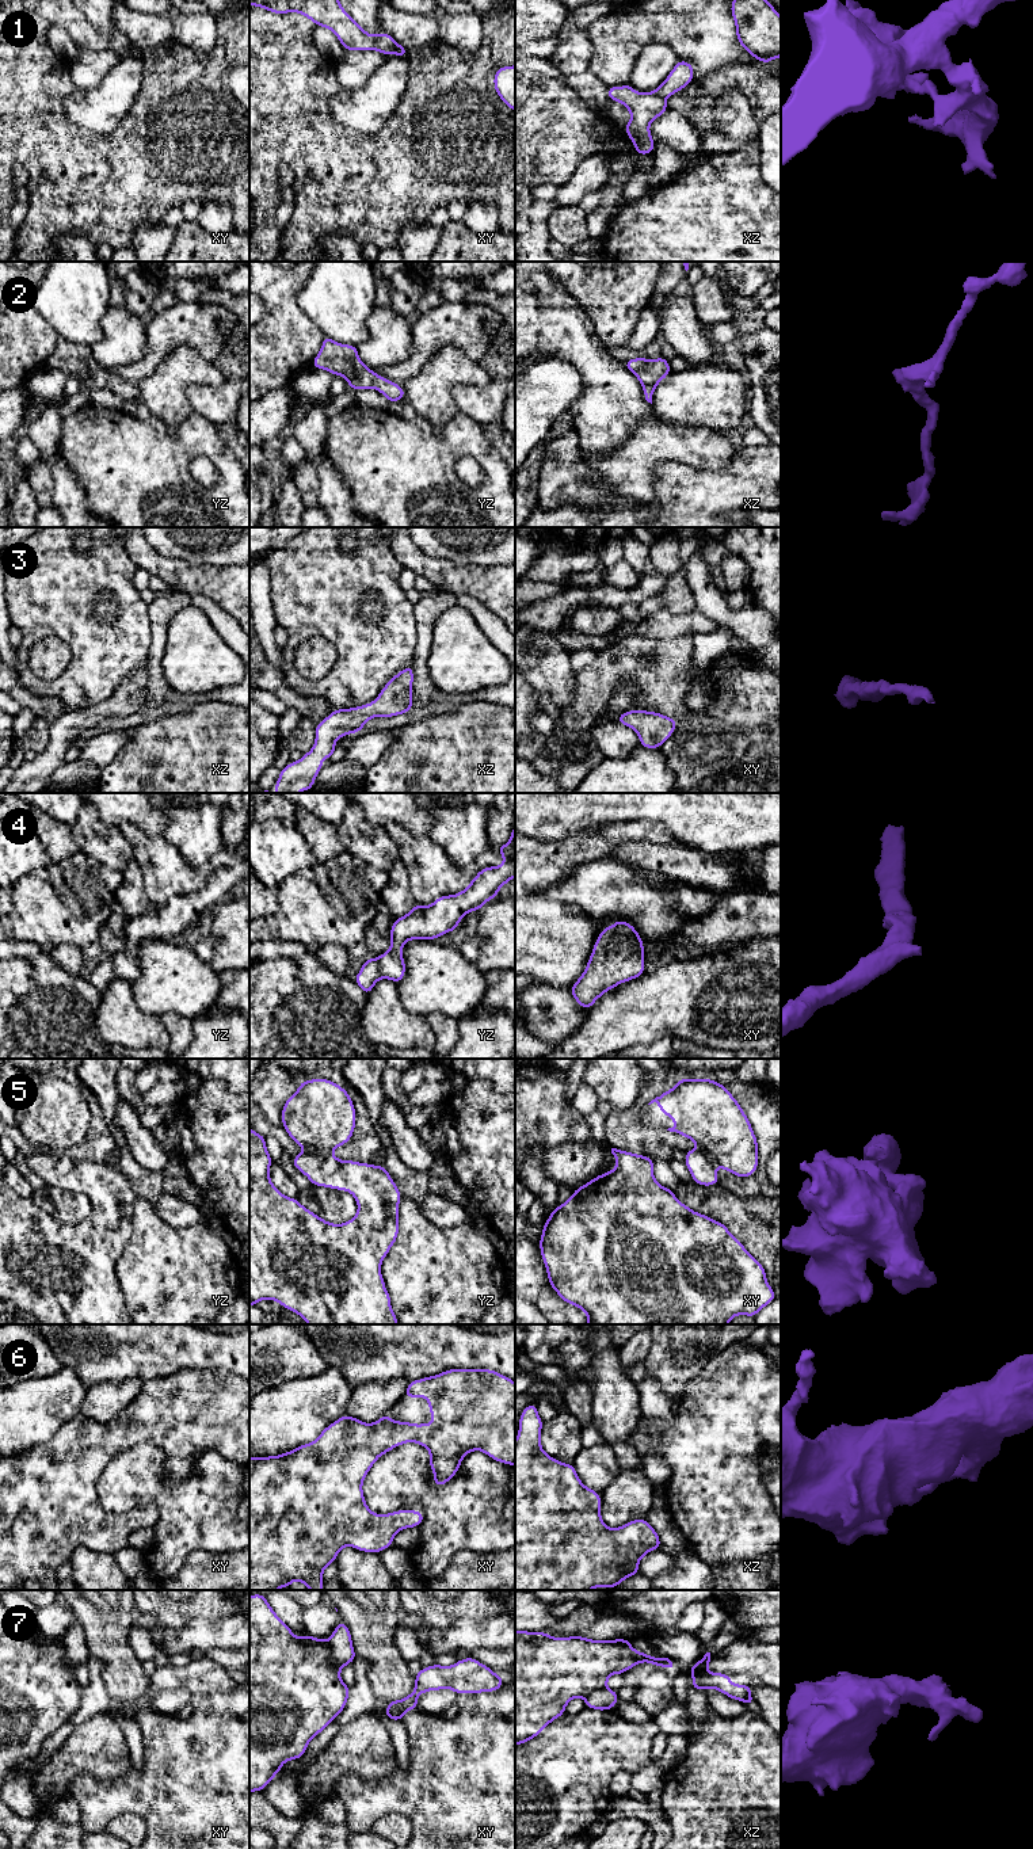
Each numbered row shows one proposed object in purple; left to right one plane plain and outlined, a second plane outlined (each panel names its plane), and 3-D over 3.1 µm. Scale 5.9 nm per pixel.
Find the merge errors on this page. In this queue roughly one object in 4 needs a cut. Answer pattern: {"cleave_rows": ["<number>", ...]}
{"cleave_rows": ["1", "7"]}

